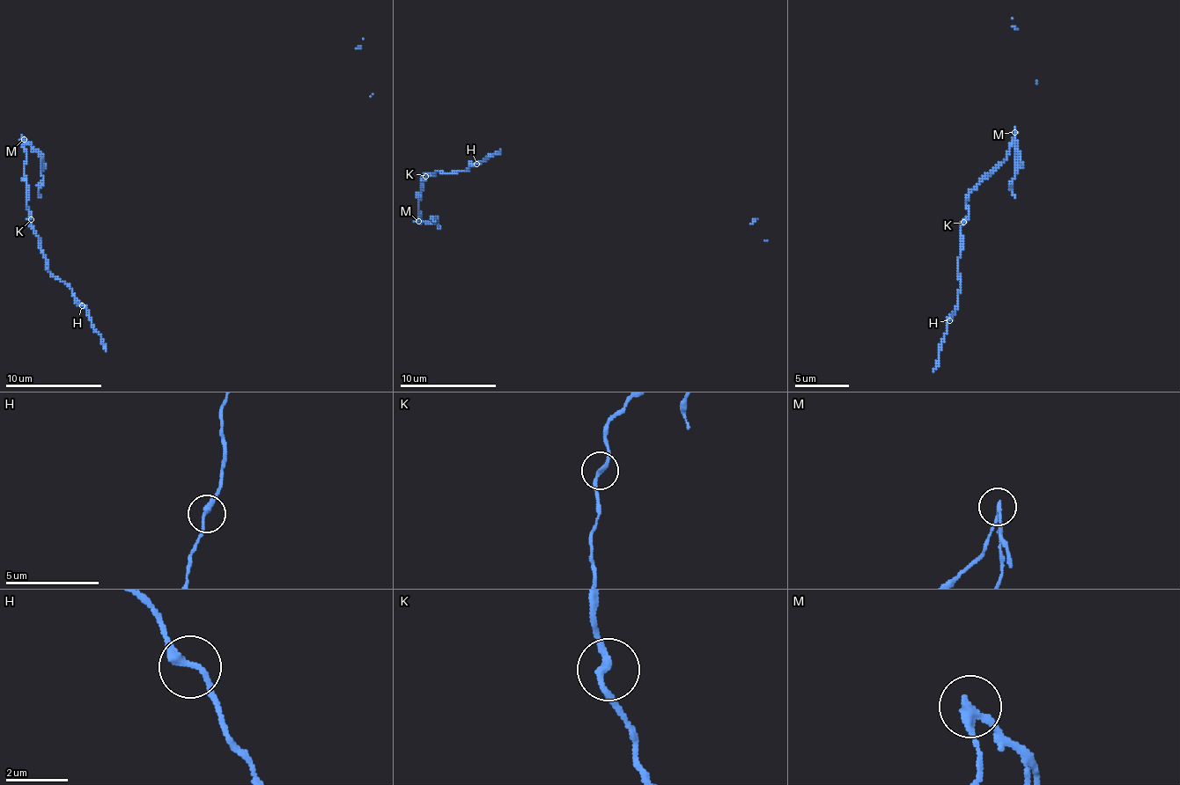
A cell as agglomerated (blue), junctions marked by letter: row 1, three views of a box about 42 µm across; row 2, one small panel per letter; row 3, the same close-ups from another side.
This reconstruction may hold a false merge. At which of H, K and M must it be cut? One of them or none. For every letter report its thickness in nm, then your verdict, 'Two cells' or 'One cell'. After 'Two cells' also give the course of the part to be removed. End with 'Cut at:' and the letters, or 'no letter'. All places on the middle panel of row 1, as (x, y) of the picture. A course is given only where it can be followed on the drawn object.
H: Thickness 260 nm. One cell
K: Thickness 220 nm. One cell
M: Thickness 240 nm. Two cells. Course of the part to remove: (418, 222), (435, 222)
Cut at: M

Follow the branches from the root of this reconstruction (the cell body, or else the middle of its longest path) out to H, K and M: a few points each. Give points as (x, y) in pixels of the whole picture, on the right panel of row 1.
H: (1018, 149), (1014, 138), (1009, 154), (969, 195), (969, 219), (961, 228), (958, 258), (961, 293), (949, 320)
K: (1018, 149), (1014, 138), (1009, 154), (969, 195), (966, 203), (969, 216), (963, 222)
M: (1018, 149), (1014, 132)

